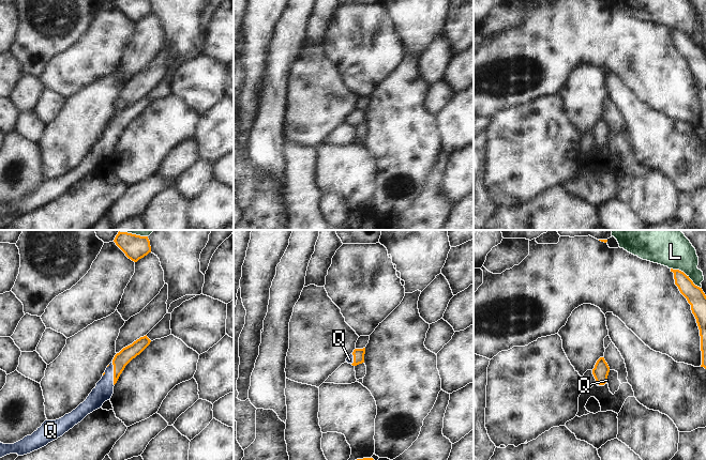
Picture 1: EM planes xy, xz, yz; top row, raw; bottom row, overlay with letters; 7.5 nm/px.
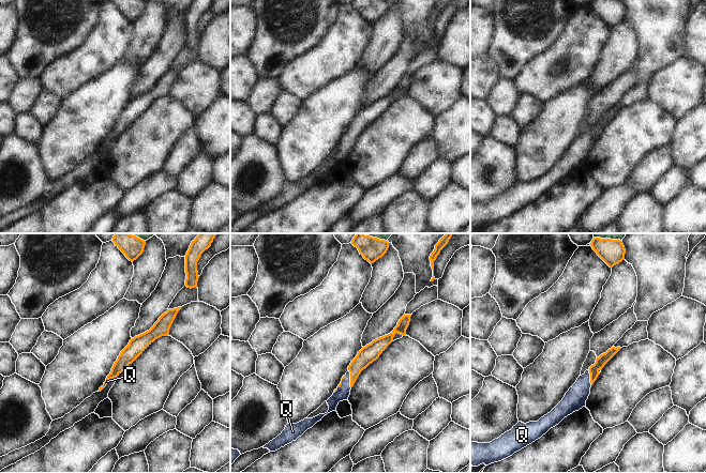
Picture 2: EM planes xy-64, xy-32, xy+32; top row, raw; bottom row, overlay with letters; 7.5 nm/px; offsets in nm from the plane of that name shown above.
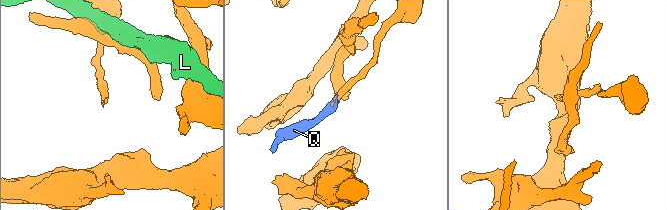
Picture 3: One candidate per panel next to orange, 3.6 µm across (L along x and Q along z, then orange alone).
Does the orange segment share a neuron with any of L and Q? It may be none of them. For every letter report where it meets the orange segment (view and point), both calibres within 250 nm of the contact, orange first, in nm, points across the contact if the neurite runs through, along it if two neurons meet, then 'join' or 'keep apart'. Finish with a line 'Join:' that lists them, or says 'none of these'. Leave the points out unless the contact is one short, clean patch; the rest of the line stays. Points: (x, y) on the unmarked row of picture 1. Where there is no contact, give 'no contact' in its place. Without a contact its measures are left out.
L: yz (686, 35) | 140/220 nm | keep apart
Q: xy (114, 134) | 110/140 nm | across xy (126, 114), (119, 122), (114, 134), (104, 150) | join
Join: Q

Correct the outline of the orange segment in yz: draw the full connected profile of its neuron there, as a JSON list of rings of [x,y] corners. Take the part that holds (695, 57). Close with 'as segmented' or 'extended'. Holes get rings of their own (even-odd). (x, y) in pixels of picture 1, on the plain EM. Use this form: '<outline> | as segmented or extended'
[[[671,29],[675,45],[691,65],[701,96],[702,125],[706,129],[706,56],[684,32]]] | as segmented

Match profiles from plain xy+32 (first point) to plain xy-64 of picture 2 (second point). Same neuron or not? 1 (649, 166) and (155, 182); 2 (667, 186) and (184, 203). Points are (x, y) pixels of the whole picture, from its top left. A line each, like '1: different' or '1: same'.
1: different
2: different

